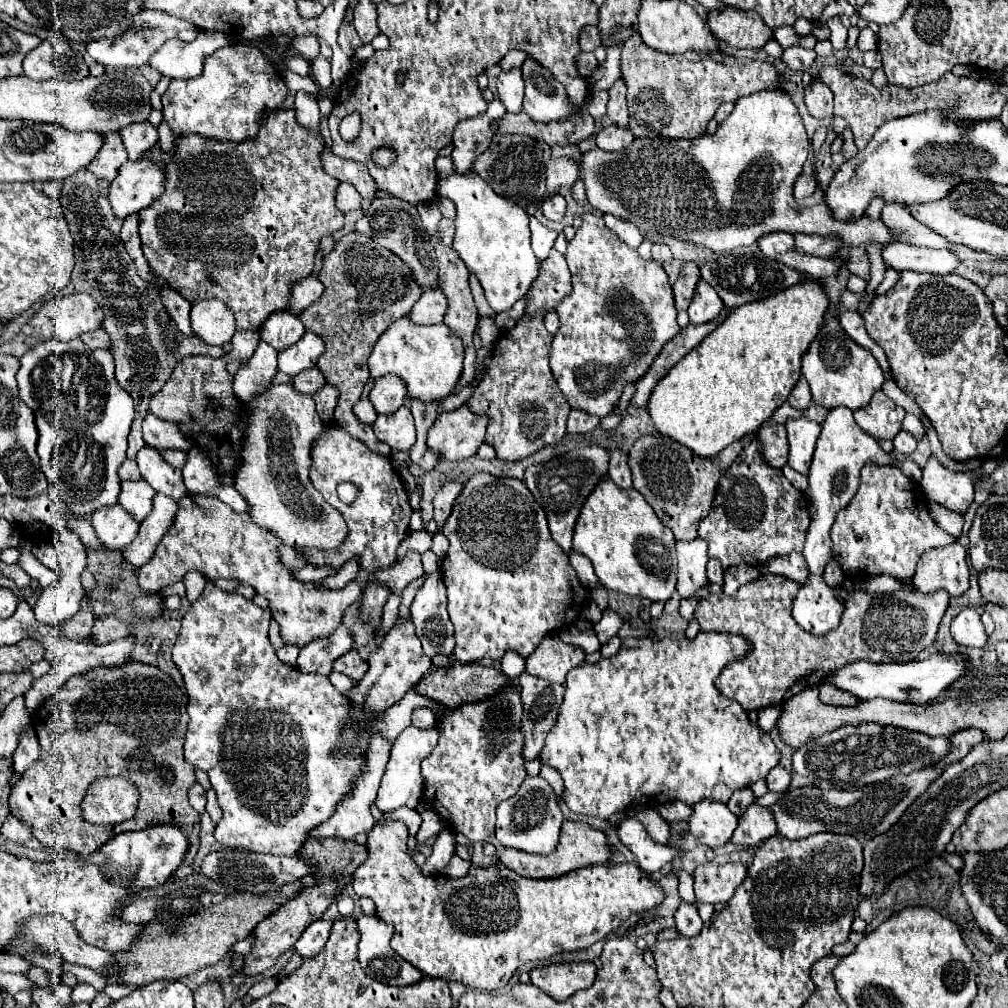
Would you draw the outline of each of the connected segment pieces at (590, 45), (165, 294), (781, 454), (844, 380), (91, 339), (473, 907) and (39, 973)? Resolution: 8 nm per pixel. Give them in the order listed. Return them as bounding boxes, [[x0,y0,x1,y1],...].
[[578,26,600,52],[160,288,194,336],[756,422,788,468],[802,318,884,410],[80,330,110,350],[354,820,664,992],[24,966,49,988]]

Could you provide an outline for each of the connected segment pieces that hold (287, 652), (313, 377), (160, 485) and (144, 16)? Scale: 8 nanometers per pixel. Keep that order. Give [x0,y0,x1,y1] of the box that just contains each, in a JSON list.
[[276,646,300,666],[292,366,326,394],[136,446,188,502],[88,8,198,66]]

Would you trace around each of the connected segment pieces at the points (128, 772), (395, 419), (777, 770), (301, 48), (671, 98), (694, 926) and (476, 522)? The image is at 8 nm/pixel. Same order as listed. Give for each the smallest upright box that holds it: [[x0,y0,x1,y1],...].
[[10,612,200,856],[372,404,416,452],[766,766,792,792],[288,34,320,60],[622,34,784,138],[674,902,702,938],[442,472,588,662]]

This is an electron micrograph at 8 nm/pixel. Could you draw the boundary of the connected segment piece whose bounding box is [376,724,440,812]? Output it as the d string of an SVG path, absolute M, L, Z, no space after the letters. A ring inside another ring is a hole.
M438 724L428 728L428 730L418 730L414 726L408 726L394 742L392 746L392 754L386 766L386 772L382 776L382 784L378 790L378 798L376 798L376 806L382 812L388 810L396 810L400 806L408 806L408 808L416 808L422 802L422 790L424 790L424 780L420 774L420 762L422 758L426 758L438 744Z

